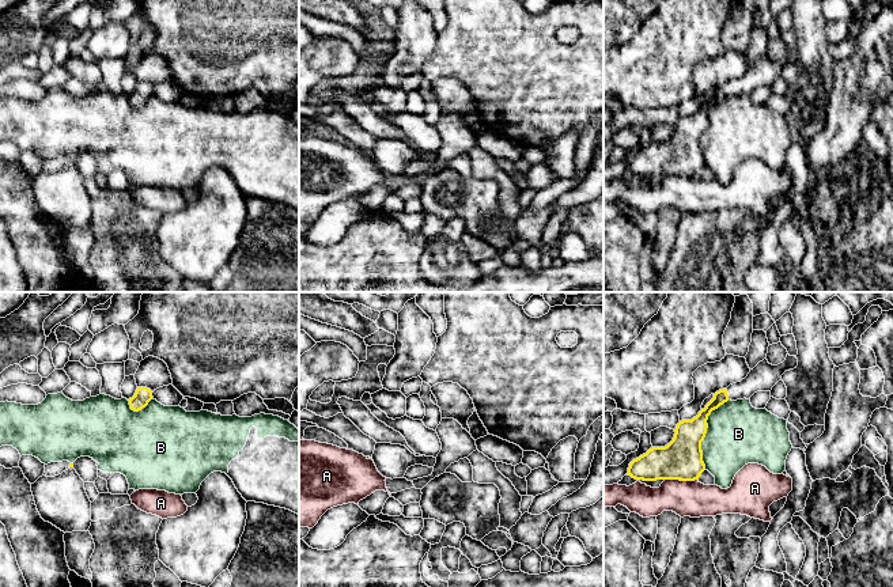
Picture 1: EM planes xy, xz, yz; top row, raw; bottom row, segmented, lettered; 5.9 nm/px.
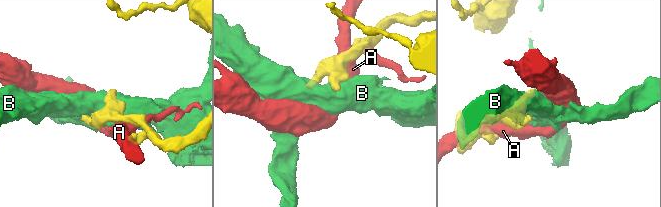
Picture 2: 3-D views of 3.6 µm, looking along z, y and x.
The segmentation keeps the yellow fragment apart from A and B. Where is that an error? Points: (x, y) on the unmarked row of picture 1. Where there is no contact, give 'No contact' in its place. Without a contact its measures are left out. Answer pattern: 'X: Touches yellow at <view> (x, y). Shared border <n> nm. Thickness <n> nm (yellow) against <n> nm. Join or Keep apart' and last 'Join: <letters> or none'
A: Touches yellow at yz (681, 175). Shared border 200 nm. Thickness 240 nm (yellow) against 220 nm. Keep apart
B: Touches yellow at yz (706, 128). Shared border 440 nm. Thickness 240 nm (yellow) against 360 nm. Keep apart
Join: none

